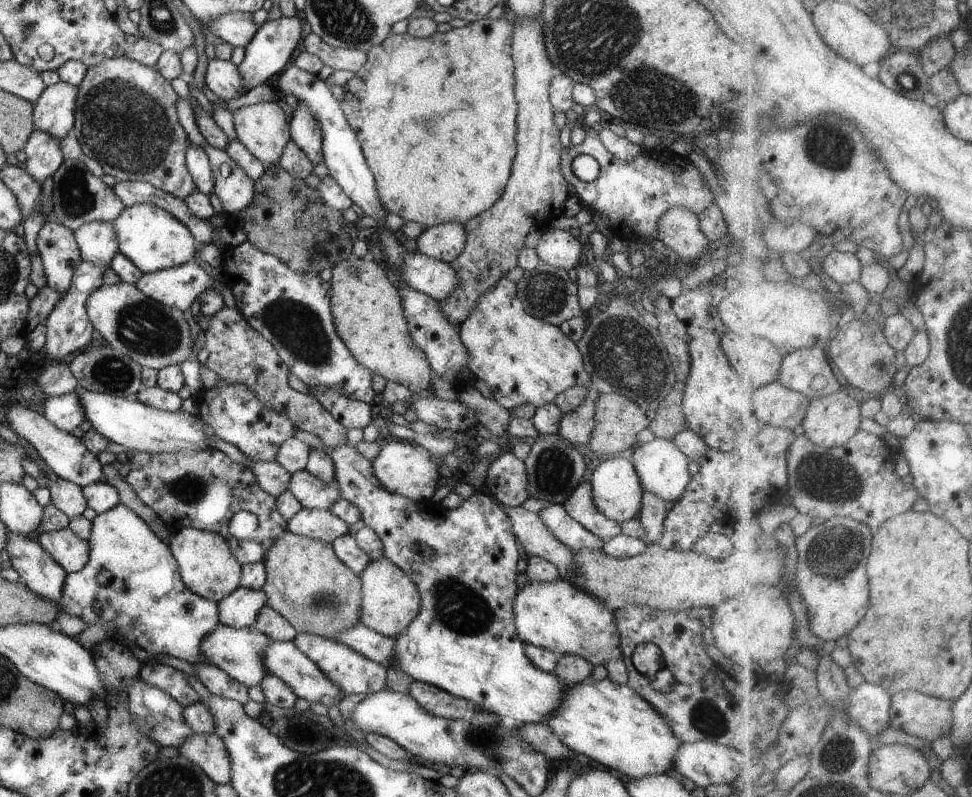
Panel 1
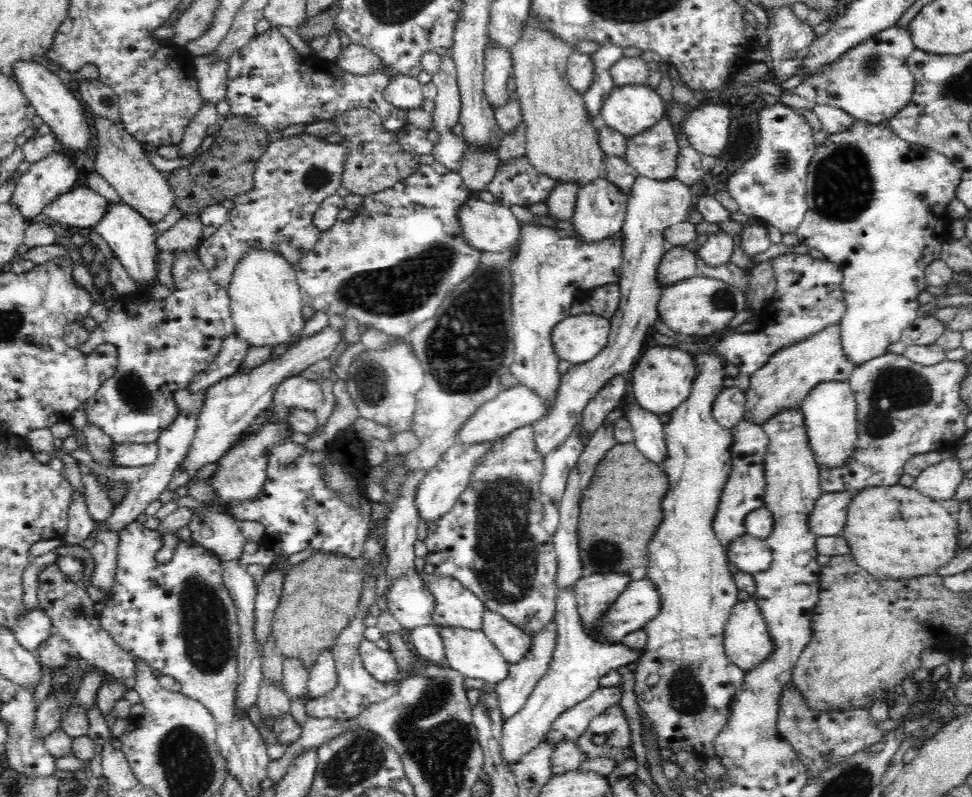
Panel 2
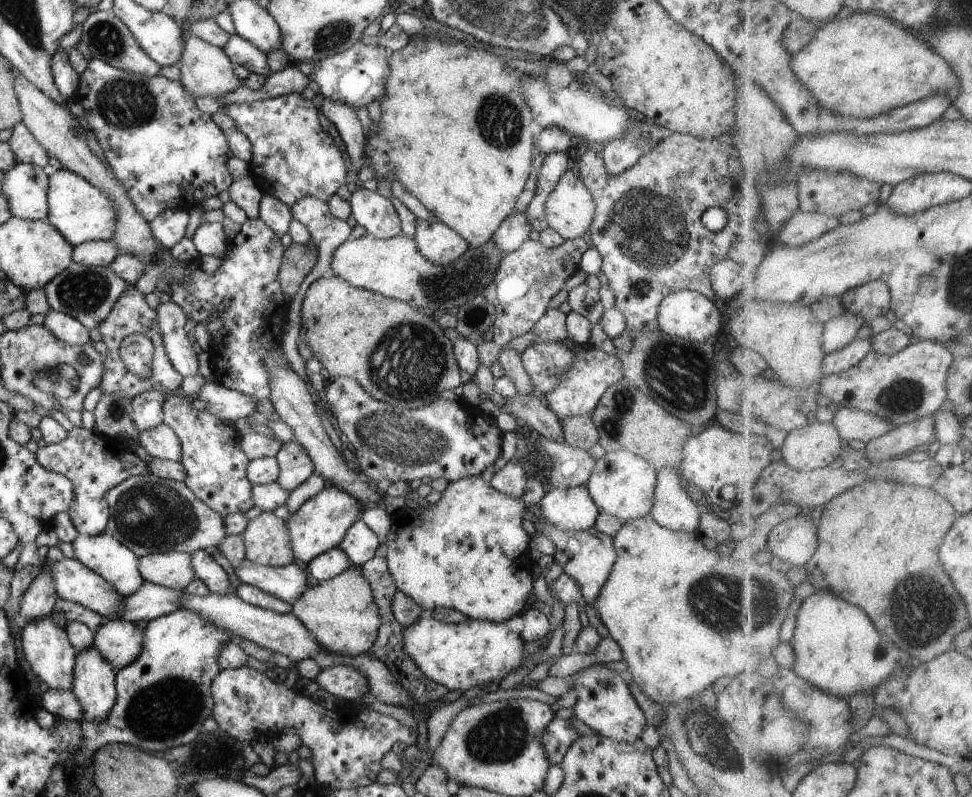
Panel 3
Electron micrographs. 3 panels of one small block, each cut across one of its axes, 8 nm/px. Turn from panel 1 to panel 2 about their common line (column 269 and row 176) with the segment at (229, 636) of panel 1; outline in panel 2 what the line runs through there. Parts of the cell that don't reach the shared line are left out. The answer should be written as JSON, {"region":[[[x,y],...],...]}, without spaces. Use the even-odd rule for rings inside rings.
{"region":[[[638,175],[628,194],[627,211],[625,221],[621,228],[623,240],[623,255],[621,264],[620,300],[614,316],[610,319],[609,339],[606,346],[588,362],[573,365],[560,378],[558,394],[554,400],[554,406],[550,408],[540,420],[533,423],[534,443],[536,449],[542,453],[542,457],[549,454],[556,447],[559,447],[566,440],[575,426],[581,420],[584,407],[589,400],[604,386],[610,379],[618,375],[624,375],[632,370],[632,366],[638,362],[642,352],[645,350],[644,342],[648,338],[648,330],[658,320],[658,301],[664,292],[658,280],[658,265],[669,245],[663,239],[663,232],[673,224],[684,222],[687,219],[689,208],[694,206],[695,197],[690,193],[690,187],[683,185],[676,177],[666,180],[654,180]]]}

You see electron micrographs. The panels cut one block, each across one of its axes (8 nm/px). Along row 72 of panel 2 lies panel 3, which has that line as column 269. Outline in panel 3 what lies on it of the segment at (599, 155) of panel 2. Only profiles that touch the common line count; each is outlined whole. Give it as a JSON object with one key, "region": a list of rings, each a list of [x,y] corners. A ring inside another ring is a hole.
{"region":[[[262,512],[249,520],[241,536],[245,558],[250,562],[272,567],[295,563],[286,522],[273,513]]]}

